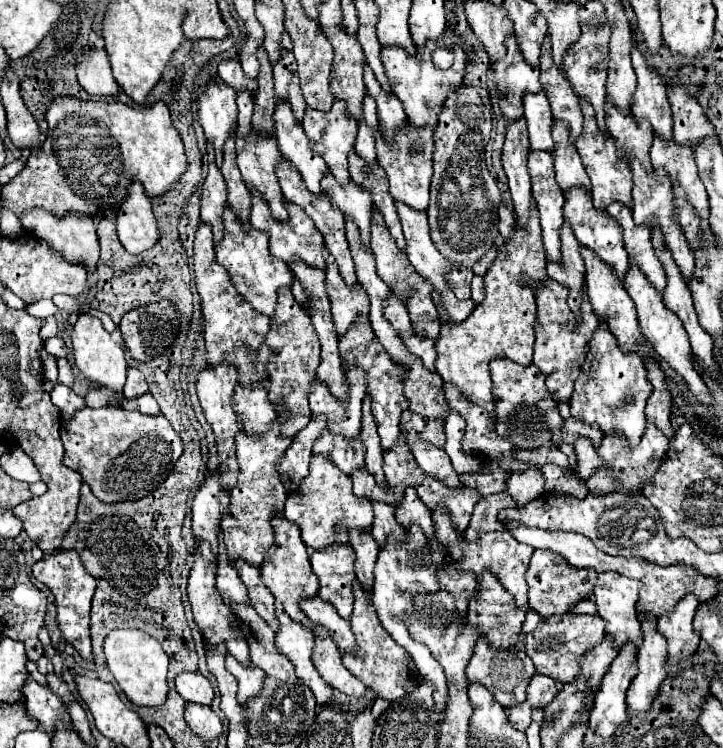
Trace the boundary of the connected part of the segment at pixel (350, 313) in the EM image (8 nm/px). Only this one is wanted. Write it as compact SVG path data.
M323 248L323 258L327 262L325 286L327 286L327 294L331 298L331 314L335 318L337 334L343 336L359 314L365 314L365 316L369 314L367 292L363 290L363 286L359 286L359 282L355 286L347 286L343 282L339 268L335 266L335 260L331 258L331 254L327 254L325 248Z

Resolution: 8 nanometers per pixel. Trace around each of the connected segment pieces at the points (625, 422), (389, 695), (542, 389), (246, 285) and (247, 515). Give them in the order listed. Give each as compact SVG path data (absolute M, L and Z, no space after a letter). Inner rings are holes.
M601 322L599 330L595 330L595 338L591 338L589 354L575 382L571 396L571 414L585 424L601 426L605 434L619 432L631 446L635 446L639 444L645 430L645 404L649 394L651 384L647 380L643 358L639 358L639 354L623 354L615 342L615 336ZM623 400L629 400L629 404L623 404Z
M355 582L355 606L351 614L351 628L355 634L357 652L343 654L343 666L359 680L363 680L365 686L369 686L377 698L399 700L409 694L419 678L415 674L415 662L411 662L407 650L403 650L391 638L391 634L387 634L387 630L379 626L379 618L375 618L375 608L371 606L371 594L363 594L363 586L359 586L359 582Z
M507 358L491 360L491 380L493 380L493 398L495 398L495 418L497 418L497 434L507 438L513 448L533 450L547 442L551 442L551 430L545 426L561 426L563 418L559 416L557 402L551 398L543 372L531 366L519 366L509 362Z
M231 206L223 210L223 240L215 246L217 252L217 262L231 274L231 280L243 298L259 310L261 314L273 316L275 304L277 304L277 290L283 286L293 284L293 274L285 262L279 262L279 258L271 258L269 246L267 246L267 234L251 228L247 234L243 234L243 226L239 226L239 218L231 214Z
M279 418L263 434L263 438L255 438L255 434L247 434L241 430L235 436L237 444L237 464L239 464L239 476L237 484L231 488L231 502L229 508L223 512L223 540L227 546L229 560L235 562L237 558L243 558L251 566L261 566L267 548L273 544L273 526L271 526L271 514L273 510L283 510L287 494L283 484L279 482L277 462L281 462L285 450L291 446L293 438L279 438Z

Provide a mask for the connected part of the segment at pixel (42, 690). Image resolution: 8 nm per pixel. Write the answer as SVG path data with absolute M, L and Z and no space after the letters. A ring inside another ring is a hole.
M29 676L27 686L23 686L23 696L29 716L37 718L47 730L53 732L59 718L65 718L67 722L67 712L63 708L63 702L59 702L59 696L55 696L49 686L41 686L35 678Z

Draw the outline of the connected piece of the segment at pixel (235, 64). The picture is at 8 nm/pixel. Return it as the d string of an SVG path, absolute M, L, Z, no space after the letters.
M239 58L221 60L221 64L217 66L217 74L219 74L219 78L221 78L225 84L229 84L231 88L235 88L237 92L239 92L239 90L249 90L251 94L255 92L257 80L247 78L247 74L243 74L243 68L239 66Z

